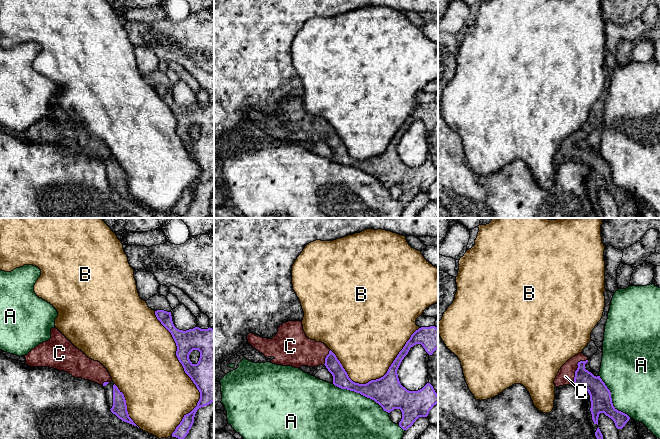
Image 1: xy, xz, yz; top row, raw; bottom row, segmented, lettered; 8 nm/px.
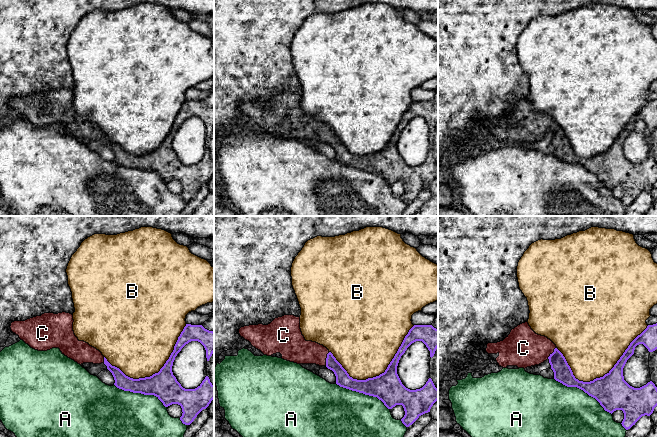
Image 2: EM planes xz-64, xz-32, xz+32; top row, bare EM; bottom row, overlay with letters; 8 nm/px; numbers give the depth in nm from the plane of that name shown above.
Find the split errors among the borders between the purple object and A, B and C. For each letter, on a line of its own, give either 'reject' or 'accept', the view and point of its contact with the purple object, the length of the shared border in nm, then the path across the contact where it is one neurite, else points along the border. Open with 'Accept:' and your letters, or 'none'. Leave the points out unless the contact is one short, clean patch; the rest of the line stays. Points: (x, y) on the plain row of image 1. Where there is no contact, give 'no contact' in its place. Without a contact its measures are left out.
Accept: C
A: reject; meets purple in xz at (361, 170); contact 500 nm long
B: reject; meets purple in xy at (186, 149); contact 1000 nm long
C: accept; meets purple in yz at (577, 145); contact 240 nm long

